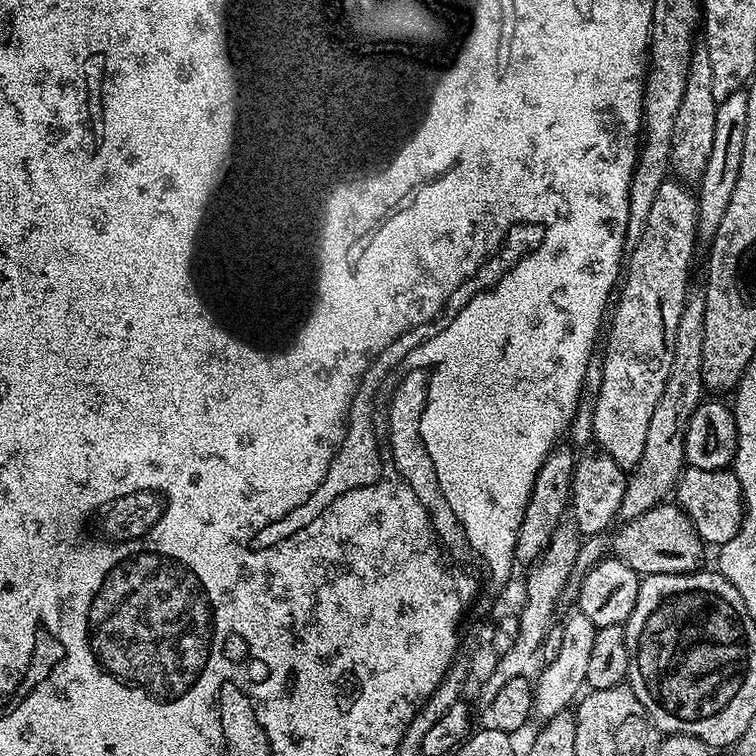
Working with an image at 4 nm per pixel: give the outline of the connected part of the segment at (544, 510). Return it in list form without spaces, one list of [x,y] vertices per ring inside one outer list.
[[[557,446],[542,462],[538,474],[534,478],[534,486],[530,498],[526,502],[526,510],[522,514],[522,526],[516,539],[516,560],[531,566],[540,559],[540,555],[548,549],[556,528],[565,519],[572,502],[572,472],[576,469],[576,456],[571,447]]]

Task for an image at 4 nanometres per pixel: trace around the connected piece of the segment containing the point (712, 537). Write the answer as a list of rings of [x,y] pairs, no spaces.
[[[685,467],[674,489],[675,503],[679,504],[690,518],[694,530],[704,539],[705,545],[719,546],[730,542],[734,534],[740,532],[744,521],[744,495],[735,471],[719,468],[718,470],[698,470]]]

